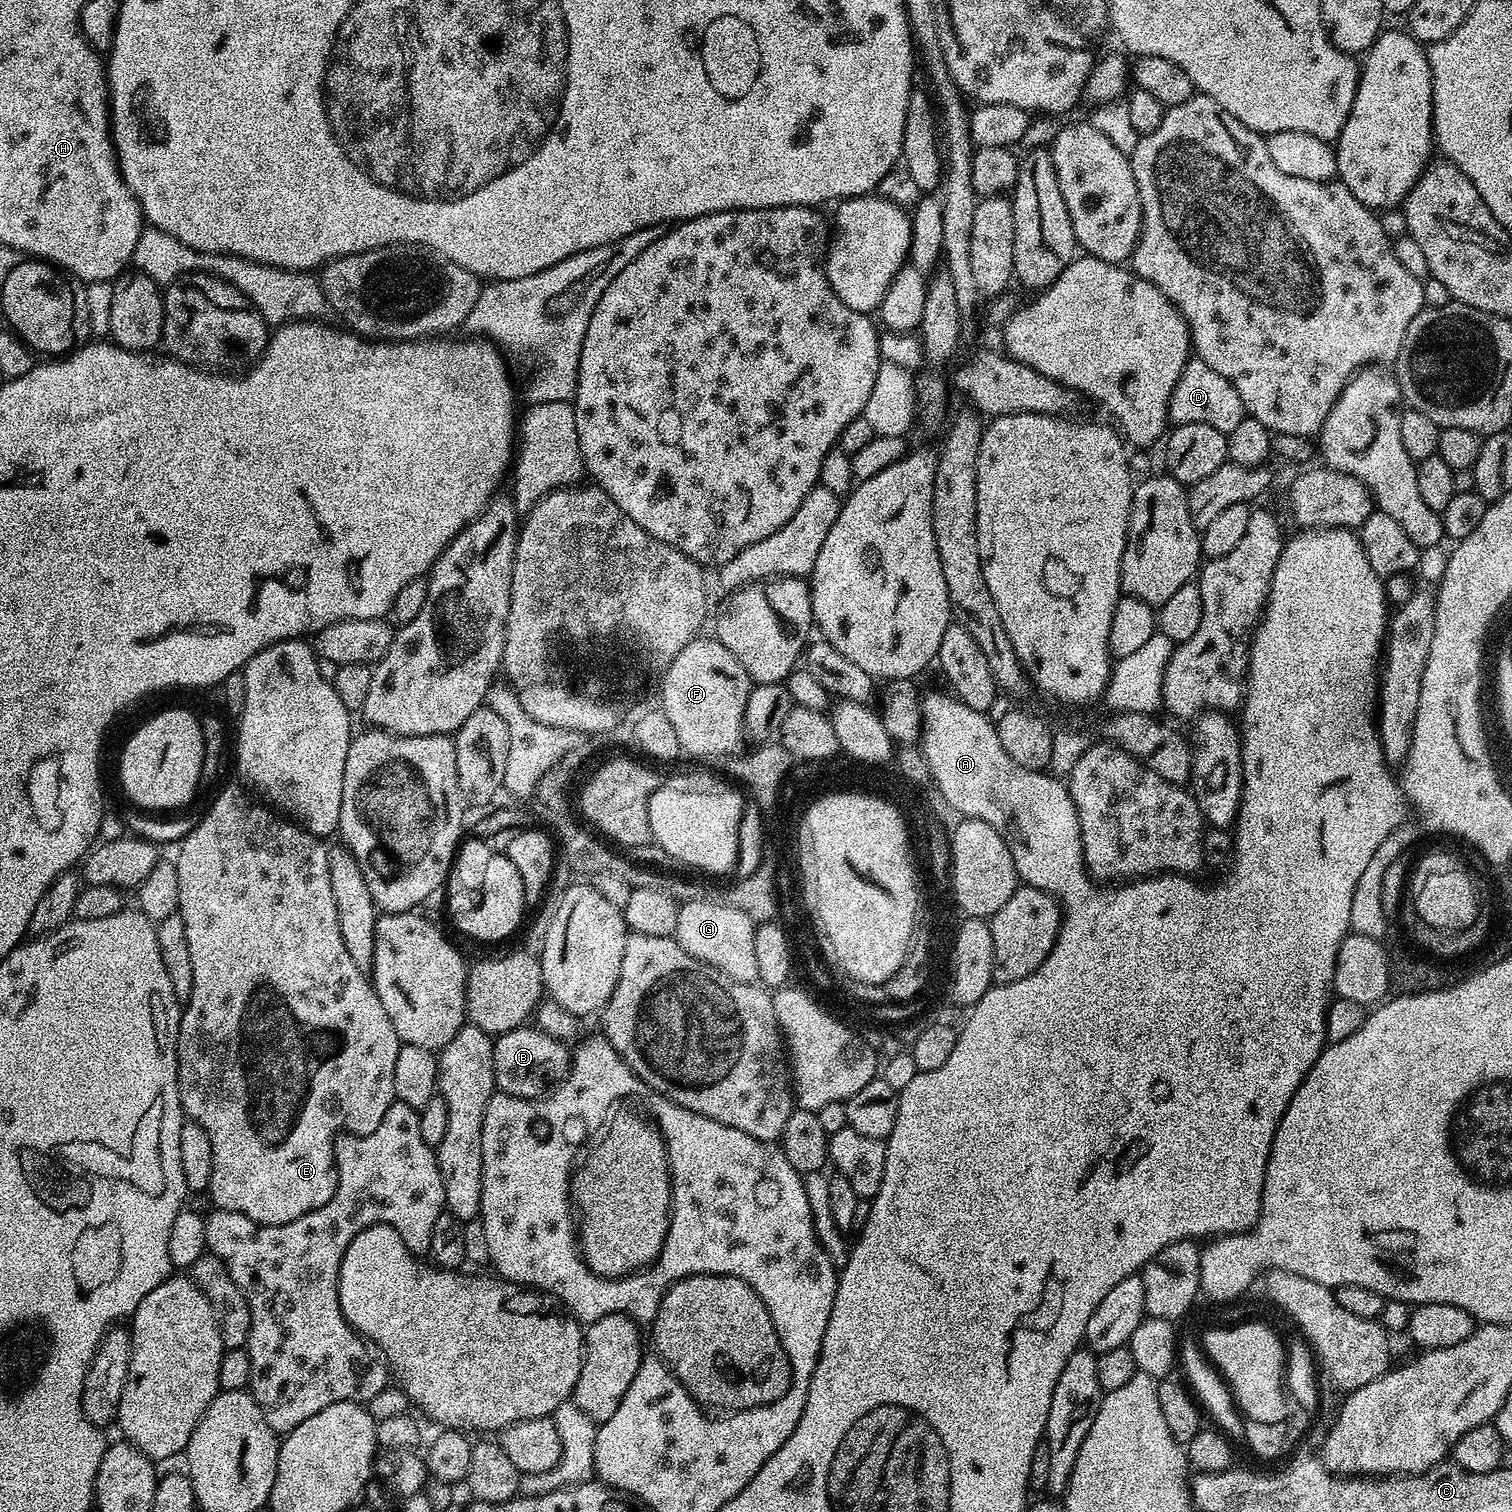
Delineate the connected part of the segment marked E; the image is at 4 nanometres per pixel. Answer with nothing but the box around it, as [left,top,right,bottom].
[174,788,401,1224]

